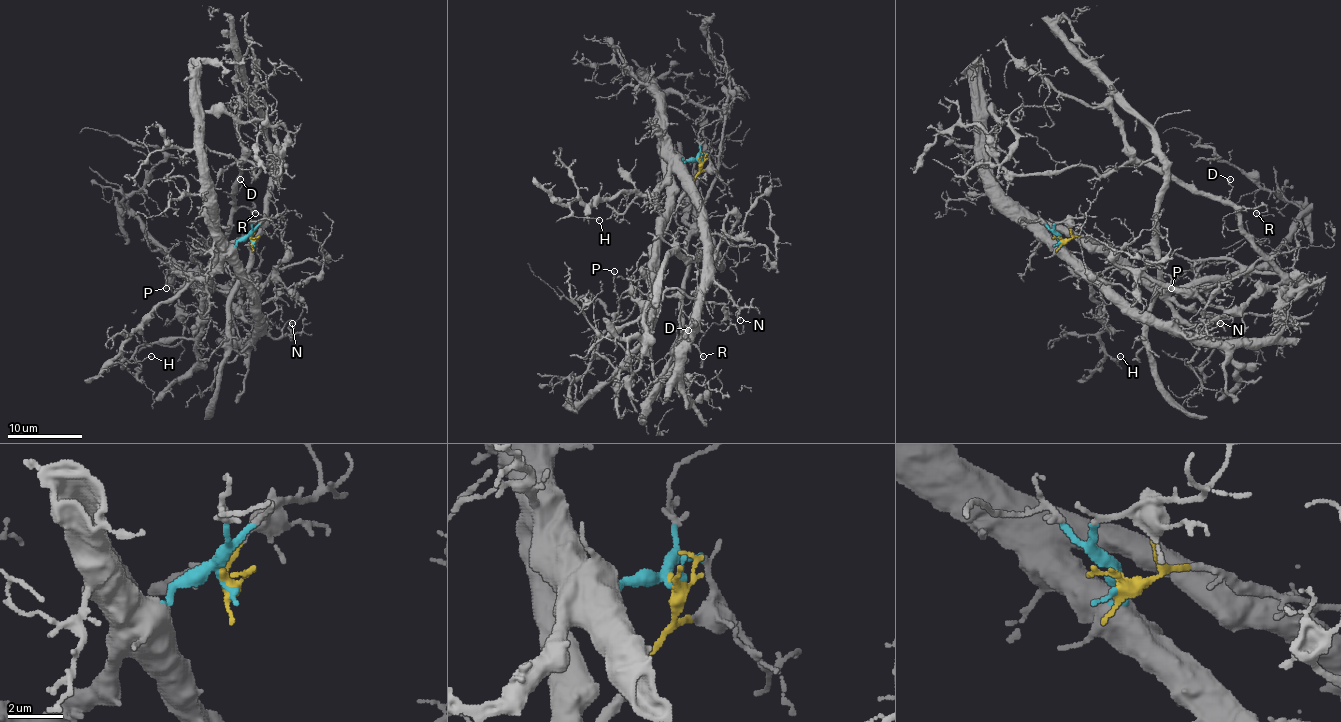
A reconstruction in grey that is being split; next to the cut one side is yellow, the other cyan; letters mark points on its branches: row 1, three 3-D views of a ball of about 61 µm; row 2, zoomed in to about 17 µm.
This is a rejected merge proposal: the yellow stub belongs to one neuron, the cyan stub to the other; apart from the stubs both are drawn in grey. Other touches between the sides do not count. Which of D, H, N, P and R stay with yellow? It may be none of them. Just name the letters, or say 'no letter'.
D, P, R

